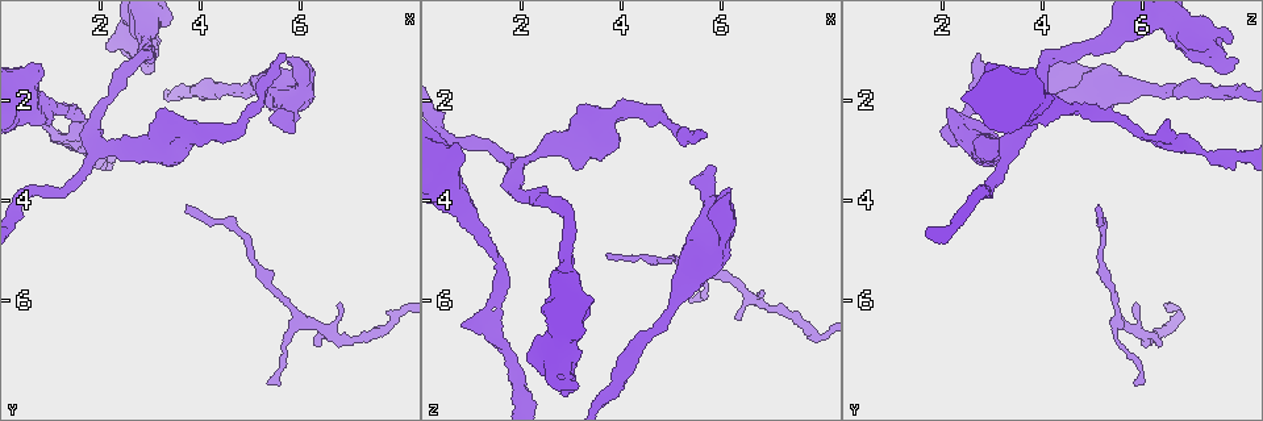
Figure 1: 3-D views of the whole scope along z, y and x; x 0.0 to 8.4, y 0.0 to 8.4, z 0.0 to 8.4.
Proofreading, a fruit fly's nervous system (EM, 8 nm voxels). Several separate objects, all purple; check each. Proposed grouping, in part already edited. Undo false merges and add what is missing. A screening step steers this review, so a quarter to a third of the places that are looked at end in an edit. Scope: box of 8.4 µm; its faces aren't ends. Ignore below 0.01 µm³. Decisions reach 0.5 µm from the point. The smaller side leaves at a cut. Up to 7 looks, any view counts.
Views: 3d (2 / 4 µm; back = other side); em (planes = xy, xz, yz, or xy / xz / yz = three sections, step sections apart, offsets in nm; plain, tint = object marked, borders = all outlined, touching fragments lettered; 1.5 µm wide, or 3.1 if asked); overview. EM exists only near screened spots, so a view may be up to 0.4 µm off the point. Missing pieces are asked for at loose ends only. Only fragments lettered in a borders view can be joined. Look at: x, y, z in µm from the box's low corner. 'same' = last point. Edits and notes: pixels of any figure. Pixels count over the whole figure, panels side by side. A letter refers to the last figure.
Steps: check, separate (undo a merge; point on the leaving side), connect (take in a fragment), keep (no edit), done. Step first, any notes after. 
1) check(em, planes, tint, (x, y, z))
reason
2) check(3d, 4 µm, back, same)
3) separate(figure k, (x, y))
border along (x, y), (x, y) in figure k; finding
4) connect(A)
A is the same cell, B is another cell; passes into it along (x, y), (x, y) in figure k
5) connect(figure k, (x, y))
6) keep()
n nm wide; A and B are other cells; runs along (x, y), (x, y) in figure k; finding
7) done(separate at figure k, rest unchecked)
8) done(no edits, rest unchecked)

check(em, planes, borders, (3.70, 4.10, 5.10))
thin end

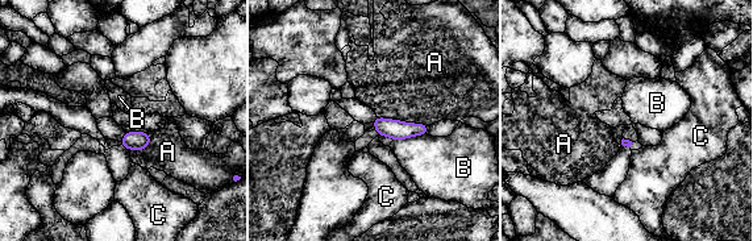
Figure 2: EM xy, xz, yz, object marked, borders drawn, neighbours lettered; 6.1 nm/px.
keep()
A, B and C are other cells; none of them fits

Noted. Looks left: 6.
check(3d, 4 µm, (1.00, 2.15, 4.45))
thick turns thin

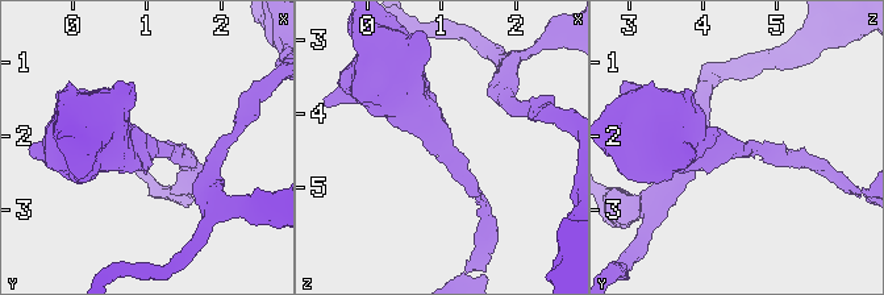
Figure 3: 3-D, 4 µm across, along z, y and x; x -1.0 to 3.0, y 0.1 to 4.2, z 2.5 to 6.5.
check(em, planes, borders, (1.05, 2.15, 4.45))
shape alone is not enough

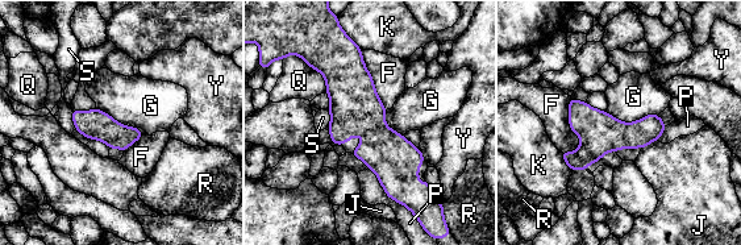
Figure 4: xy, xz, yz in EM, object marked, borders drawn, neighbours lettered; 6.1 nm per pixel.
keep()
F, G, J, K, P, Q, R, S and Y are other cells; border along (607, 111), (627, 123), (657, 115) in figure 4; continuous, no second cell

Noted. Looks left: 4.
check(3d, 2 µm, (0.75, 2.45, 6.45))
branch stops here

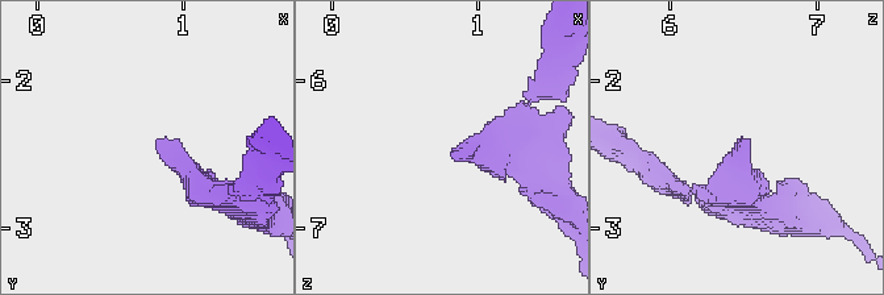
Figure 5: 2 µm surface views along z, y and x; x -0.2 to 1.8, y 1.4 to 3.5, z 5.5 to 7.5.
check(em, xz, step 8, tint, (0.80, 2.42, 6.50))

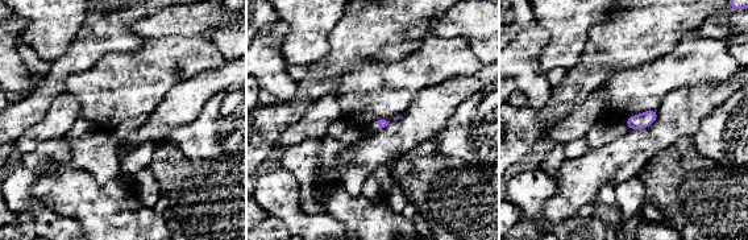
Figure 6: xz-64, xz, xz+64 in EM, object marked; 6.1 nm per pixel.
check(em, planes, borders, same)

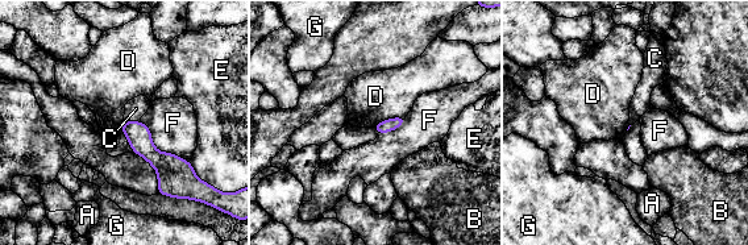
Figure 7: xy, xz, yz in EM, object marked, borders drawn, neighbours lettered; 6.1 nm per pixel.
connect(C)
C is the same cell, A, B, D, E, F and G are other cells; passes into it along (137, 133), (132, 121), (136, 108) in figure 7; it goes on there

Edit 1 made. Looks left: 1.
done(connect at figure 7, rest unchecked)

